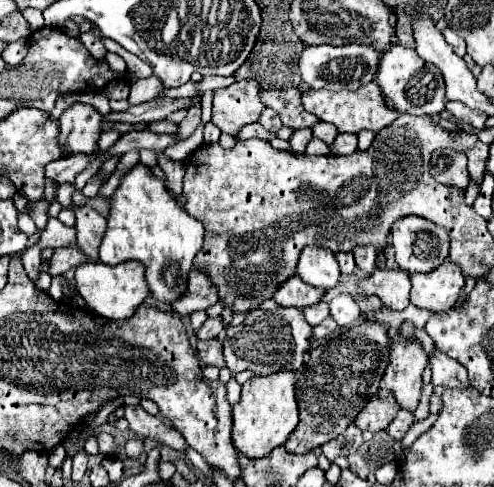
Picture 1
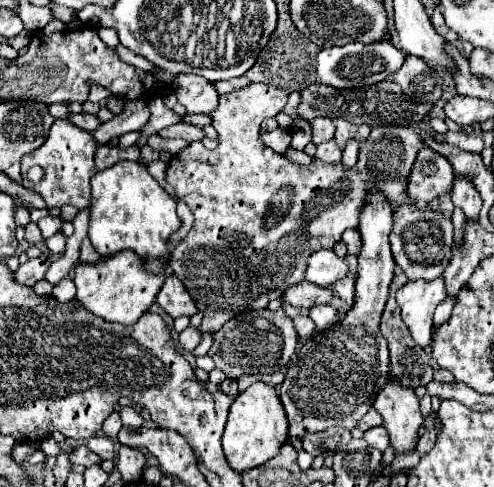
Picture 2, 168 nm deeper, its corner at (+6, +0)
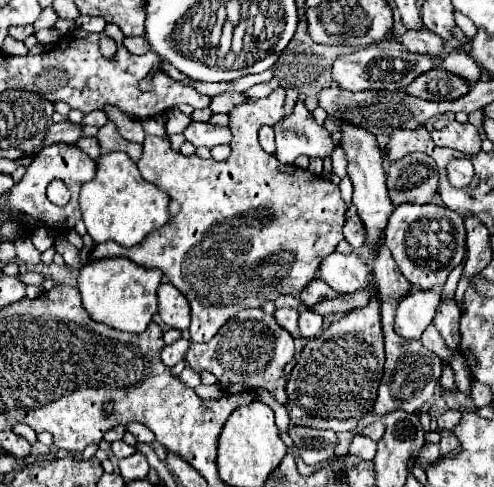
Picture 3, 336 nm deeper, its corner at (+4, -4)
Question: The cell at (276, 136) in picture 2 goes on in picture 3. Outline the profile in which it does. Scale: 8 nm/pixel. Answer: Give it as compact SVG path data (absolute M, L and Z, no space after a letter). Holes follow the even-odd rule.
M304 103L302 109L294 109L292 115L284 117L278 125L274 125L274 131L276 159L286 165L292 165L298 155L326 159L336 147L330 131L314 119Z

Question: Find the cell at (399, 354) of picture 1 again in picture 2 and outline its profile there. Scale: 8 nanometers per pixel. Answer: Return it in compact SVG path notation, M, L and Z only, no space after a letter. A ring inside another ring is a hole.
M388 379L374 401L376 411L384 417L390 443L398 453L412 451L418 443L418 427L422 425L420 403L412 387L404 387L400 379Z

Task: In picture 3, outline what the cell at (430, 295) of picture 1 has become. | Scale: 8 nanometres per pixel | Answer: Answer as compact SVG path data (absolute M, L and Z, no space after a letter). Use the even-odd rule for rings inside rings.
M412 291L396 307L394 331L404 339L420 339L424 329L432 323L438 305L438 291Z

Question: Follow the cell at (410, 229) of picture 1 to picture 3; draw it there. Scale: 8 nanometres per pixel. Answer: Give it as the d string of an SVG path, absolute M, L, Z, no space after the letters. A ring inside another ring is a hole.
M434 203L396 207L384 229L384 239L398 269L416 289L444 285L448 273L462 263L466 253L464 219L456 211Z

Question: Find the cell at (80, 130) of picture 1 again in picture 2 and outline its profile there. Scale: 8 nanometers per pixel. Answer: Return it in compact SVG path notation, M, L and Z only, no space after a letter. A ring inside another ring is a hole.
M56 119L44 145L22 159L22 185L30 191L40 193L44 197L44 201L48 203L48 207L62 207L68 203L78 209L84 209L84 207L88 207L90 197L92 197L90 179L98 173L98 169L94 165L94 151L98 147L100 145L92 137L92 133L76 127L74 123L68 123L68 119ZM36 165L44 169L44 177L40 183L32 185L32 181L26 175Z

